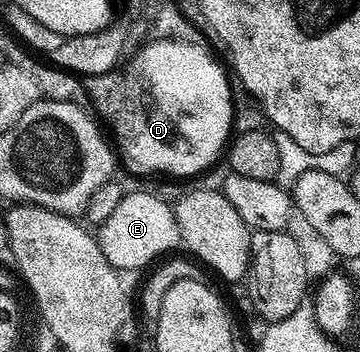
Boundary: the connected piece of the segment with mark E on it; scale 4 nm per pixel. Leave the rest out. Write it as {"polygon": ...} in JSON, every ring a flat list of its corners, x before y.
{"polygon":[[130,190,126,193,123,201,119,201,119,206,112,211,111,217,99,224,95,238,101,247,103,257,107,257,110,265,118,271,132,273,137,271,136,267,148,268,156,255,161,255,181,243,174,208,152,190]]}

